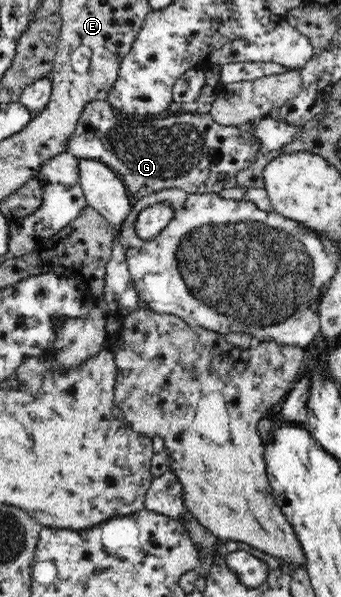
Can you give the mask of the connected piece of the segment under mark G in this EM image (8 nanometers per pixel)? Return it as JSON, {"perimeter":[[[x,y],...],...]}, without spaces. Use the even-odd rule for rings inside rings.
{"perimeter":[[[89,100],[85,103],[84,110],[81,111],[78,122],[64,146],[66,152],[77,159],[93,158],[105,162],[122,179],[133,200],[171,189],[205,194],[219,193],[229,187],[239,187],[237,173],[245,170],[261,155],[259,138],[253,136],[248,127],[223,126],[211,117],[210,112],[198,113],[193,108],[184,109],[176,116],[159,119],[133,114],[131,129],[127,129],[127,125],[129,125],[129,121],[121,119],[119,113],[107,100]]]}

